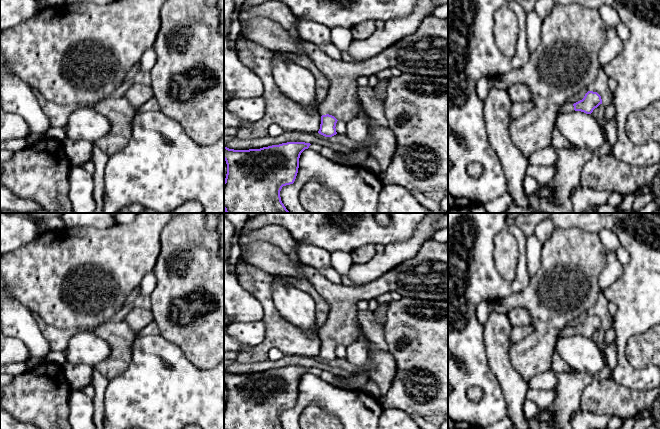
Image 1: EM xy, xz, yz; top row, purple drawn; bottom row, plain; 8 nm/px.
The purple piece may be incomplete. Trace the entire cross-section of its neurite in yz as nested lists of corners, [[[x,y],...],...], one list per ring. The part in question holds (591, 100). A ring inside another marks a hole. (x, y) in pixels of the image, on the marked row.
[[[588,91],[584,98],[576,103],[567,101],[558,111],[558,114],[570,113],[572,111],[581,111],[586,114],[591,114],[595,108],[602,104],[601,96],[597,92]]]

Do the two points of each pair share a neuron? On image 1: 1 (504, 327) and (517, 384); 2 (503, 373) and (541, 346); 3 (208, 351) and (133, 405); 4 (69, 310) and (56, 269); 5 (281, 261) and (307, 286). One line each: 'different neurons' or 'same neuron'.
1: same neuron
2: different neurons
3: different neurons
4: same neuron
5: different neurons

